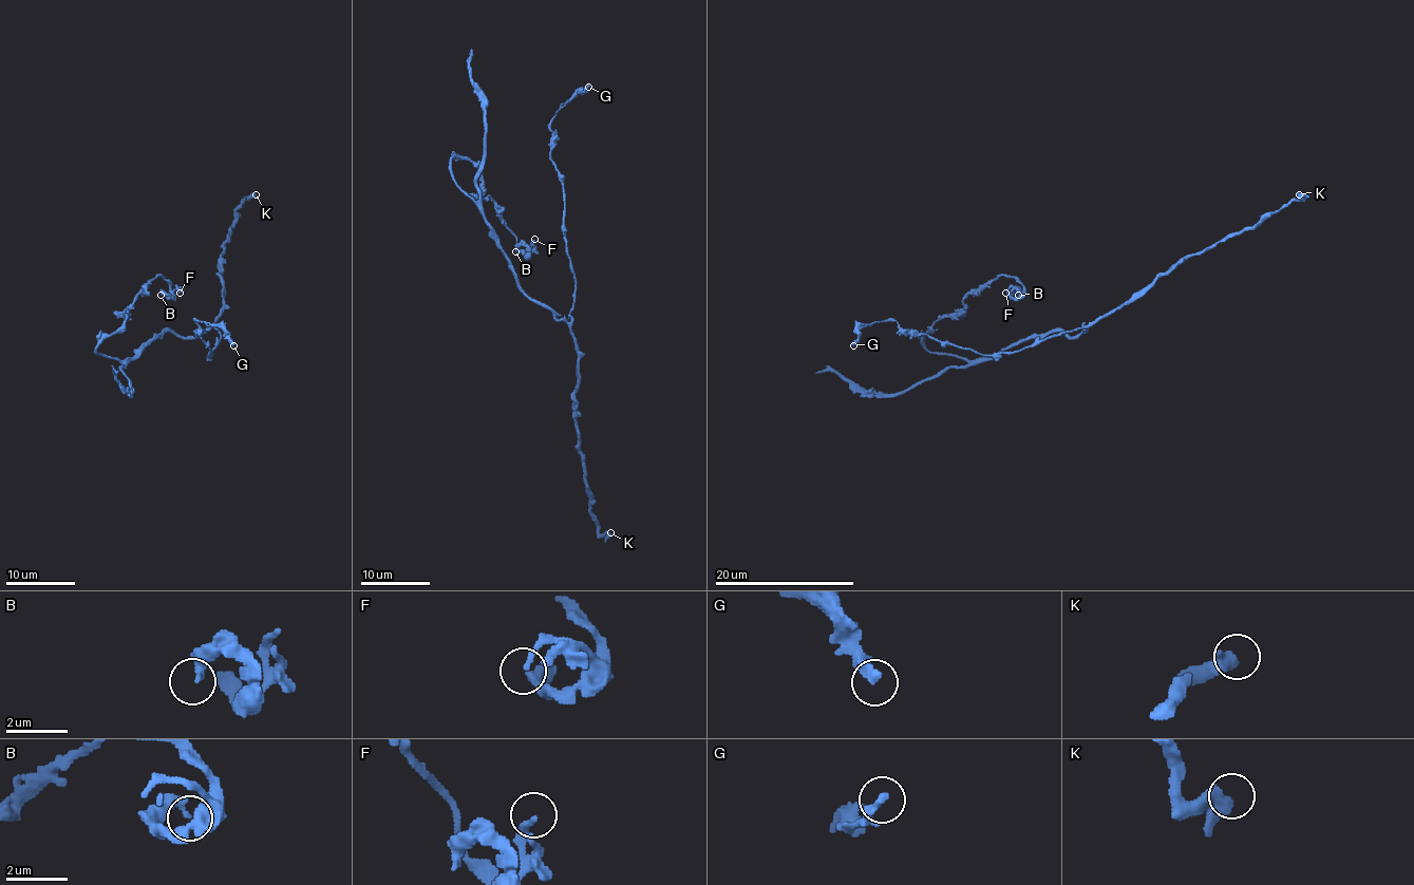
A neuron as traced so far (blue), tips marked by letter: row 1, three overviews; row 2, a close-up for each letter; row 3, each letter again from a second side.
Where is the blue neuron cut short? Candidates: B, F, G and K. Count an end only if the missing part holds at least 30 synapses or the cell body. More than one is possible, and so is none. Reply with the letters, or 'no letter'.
no letter

